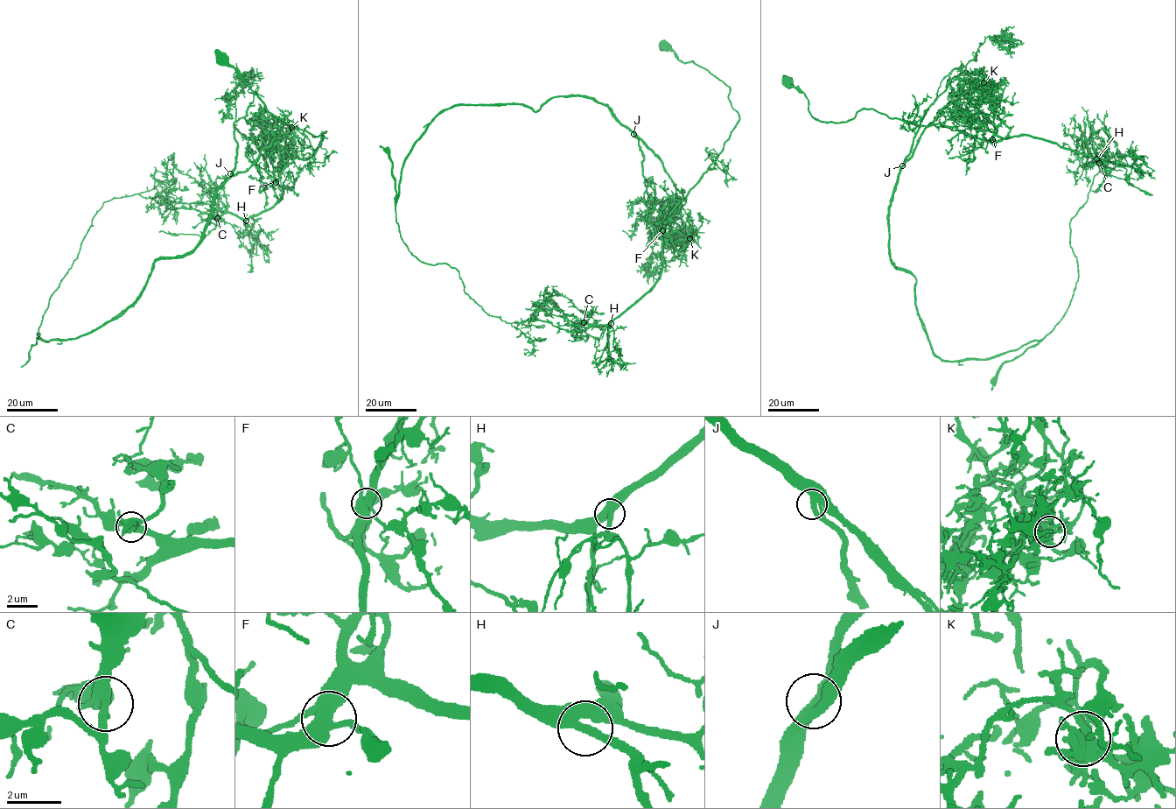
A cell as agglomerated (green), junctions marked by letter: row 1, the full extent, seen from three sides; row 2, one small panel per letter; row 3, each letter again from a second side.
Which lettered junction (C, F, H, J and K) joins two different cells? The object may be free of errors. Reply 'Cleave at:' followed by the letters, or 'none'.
Cleave at: K

